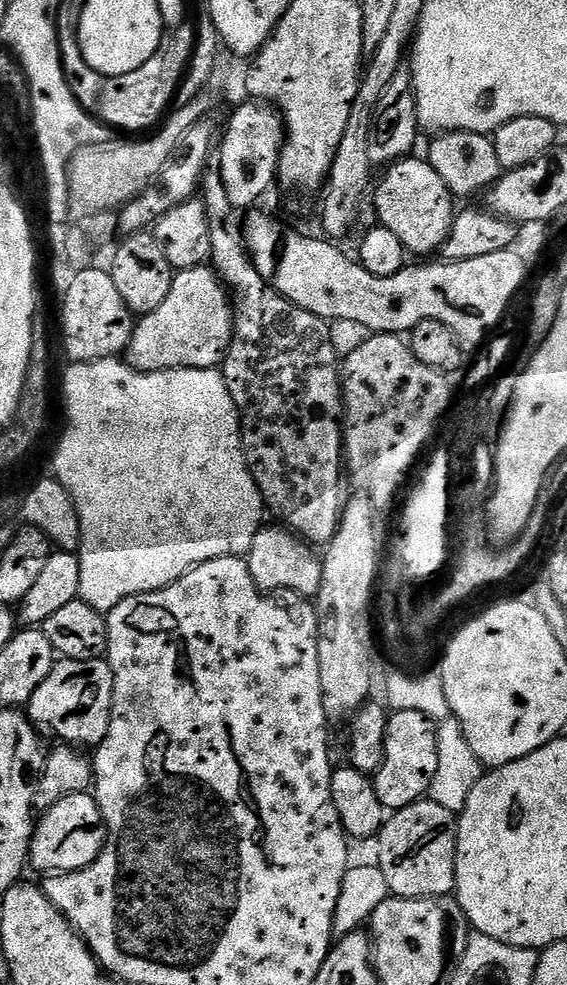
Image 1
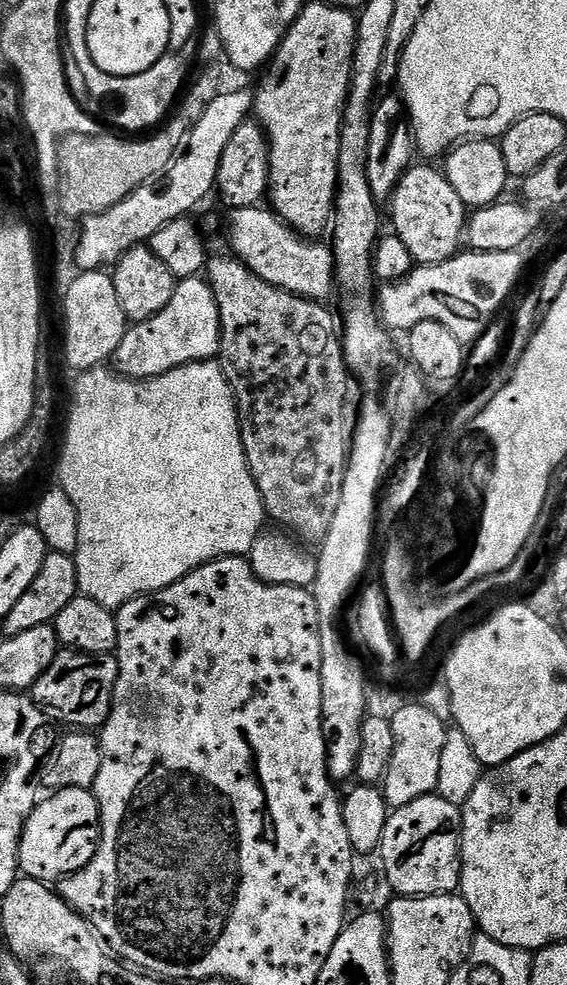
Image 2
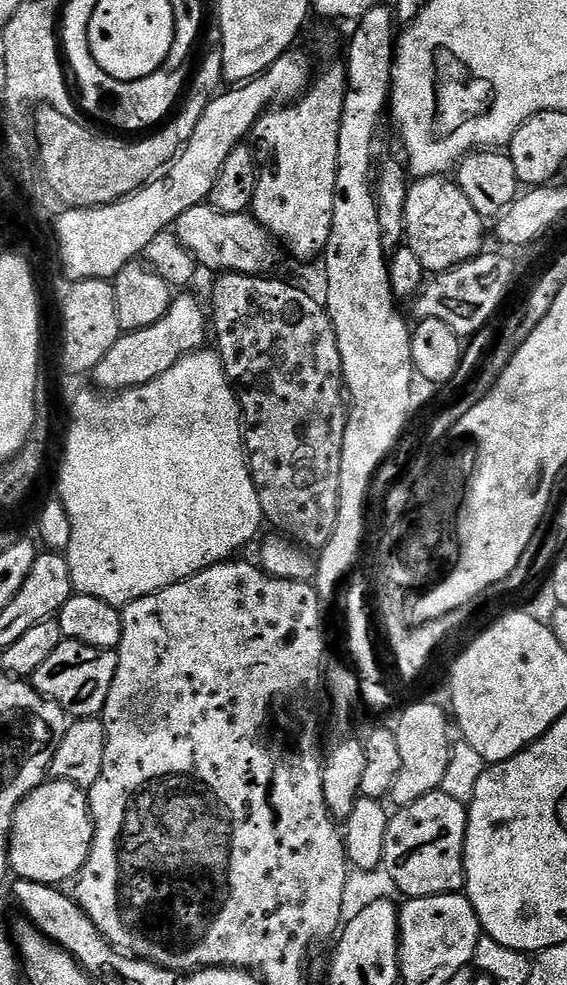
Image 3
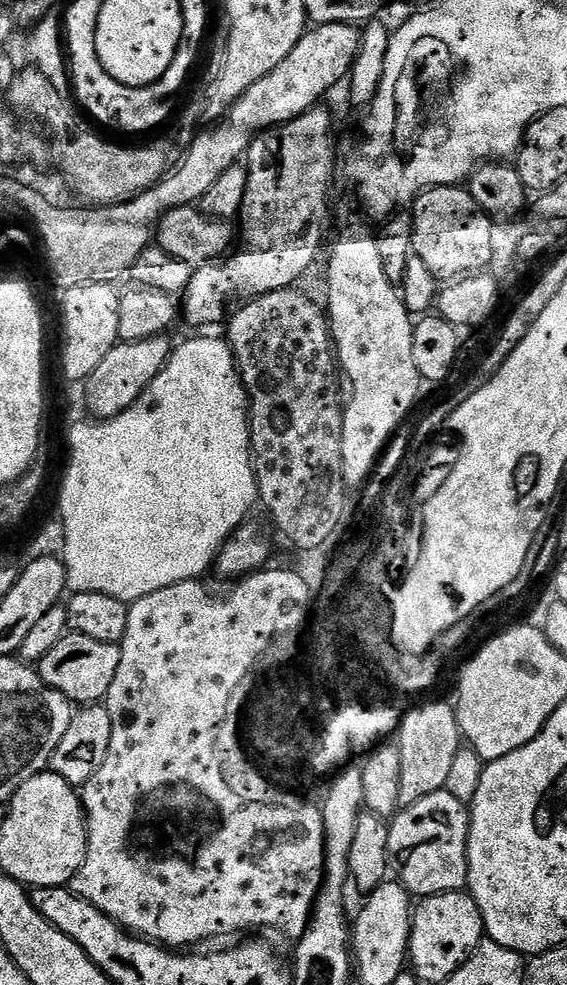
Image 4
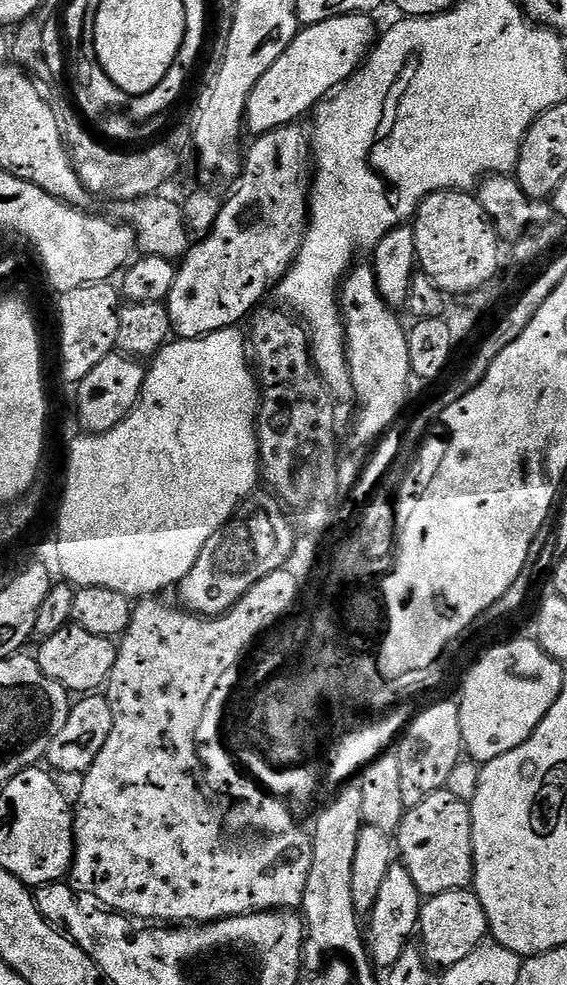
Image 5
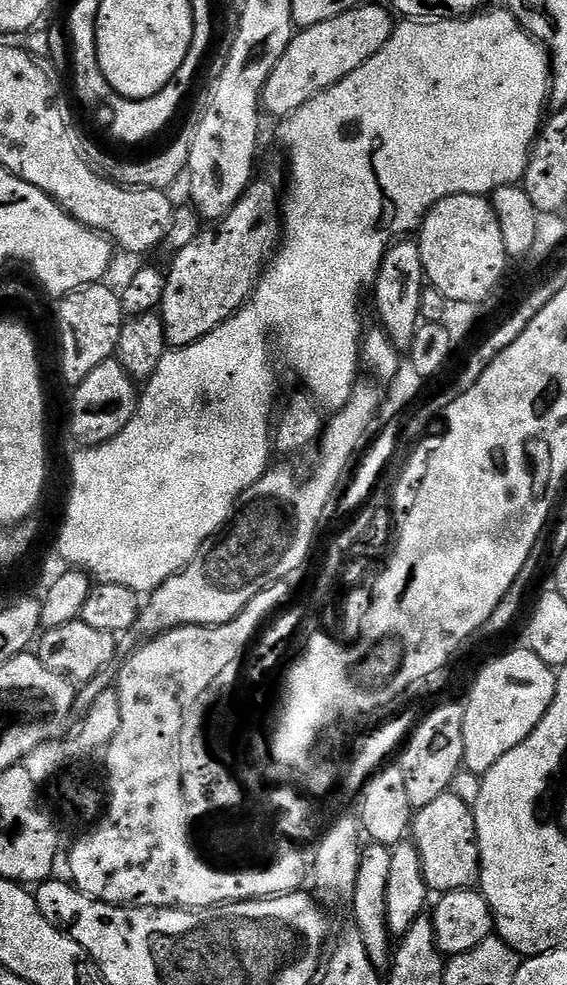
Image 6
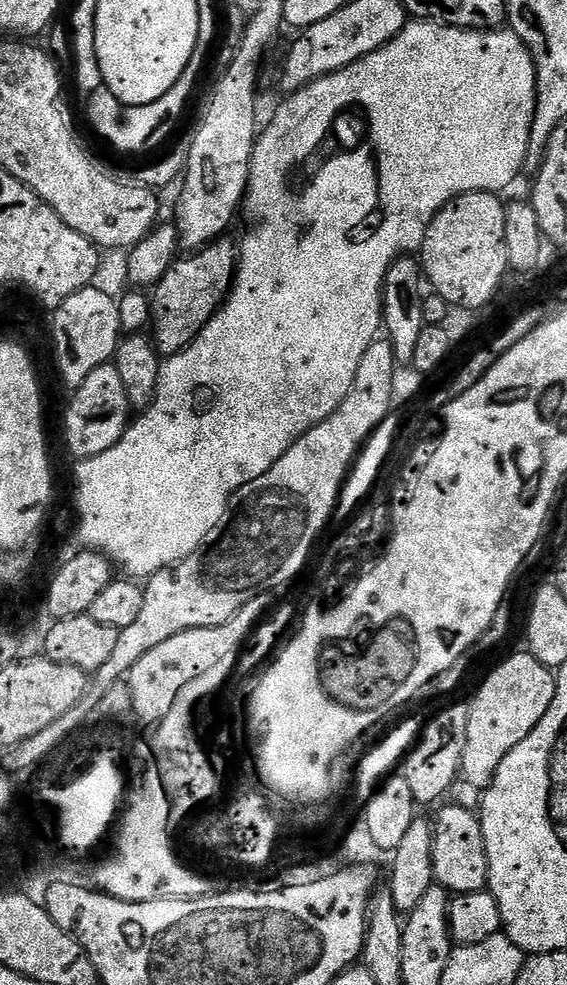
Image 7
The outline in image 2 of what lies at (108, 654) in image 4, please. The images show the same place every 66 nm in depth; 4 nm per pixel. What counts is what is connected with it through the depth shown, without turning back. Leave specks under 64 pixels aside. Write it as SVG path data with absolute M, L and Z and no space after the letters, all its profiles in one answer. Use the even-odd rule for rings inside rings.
M61 650L57 652L54 662L50 662L42 678L34 682L30 695L38 707L57 721L60 719L64 724L72 724L68 726L76 730L99 730L112 712L114 686L117 682L118 662L115 655L87 656L85 652Z

